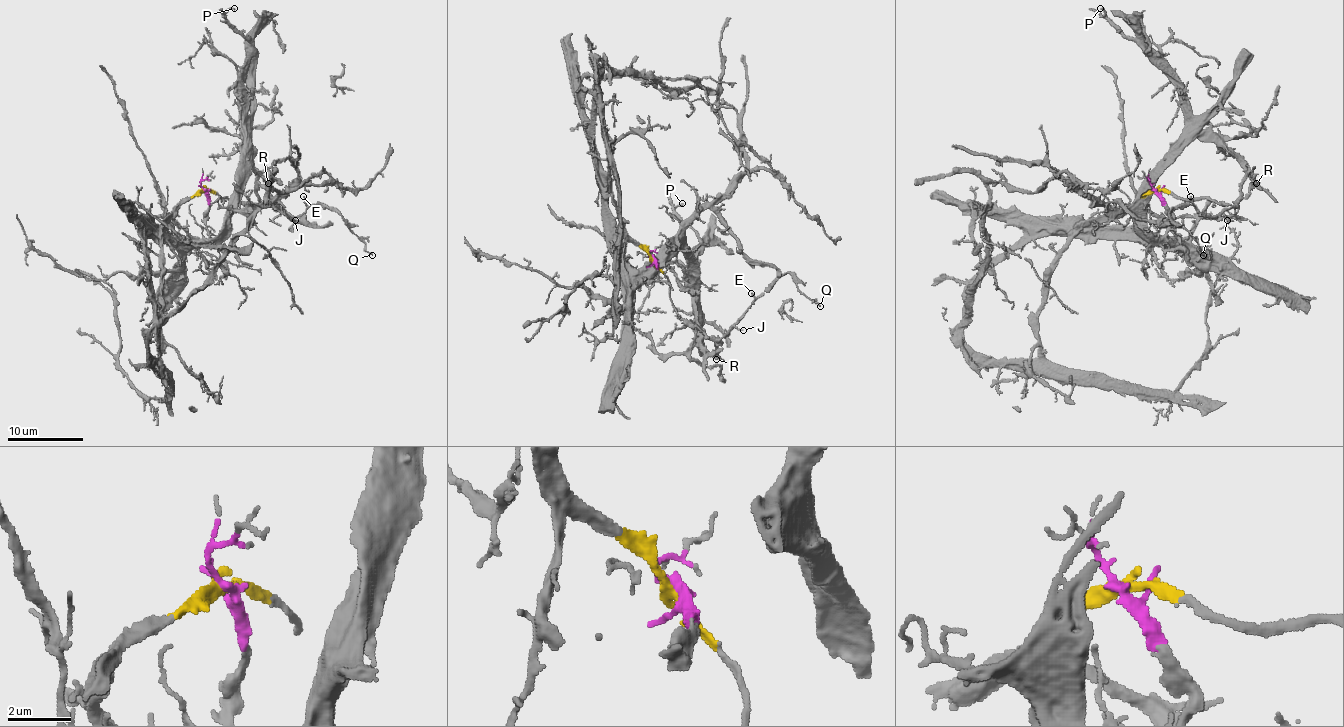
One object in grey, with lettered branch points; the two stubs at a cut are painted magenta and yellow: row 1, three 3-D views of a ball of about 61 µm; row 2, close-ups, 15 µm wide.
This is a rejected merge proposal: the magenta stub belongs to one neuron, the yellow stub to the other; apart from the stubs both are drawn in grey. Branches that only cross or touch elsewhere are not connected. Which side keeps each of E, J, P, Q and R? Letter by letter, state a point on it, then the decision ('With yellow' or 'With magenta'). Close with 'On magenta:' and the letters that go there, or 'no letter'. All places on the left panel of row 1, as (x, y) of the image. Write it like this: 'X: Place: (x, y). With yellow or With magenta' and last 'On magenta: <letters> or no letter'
E: Place: (303, 196). With yellow
J: Place: (295, 220). With yellow
P: Place: (234, 8). With magenta
Q: Place: (372, 255). With yellow
R: Place: (268, 183). With yellow
On magenta: P

